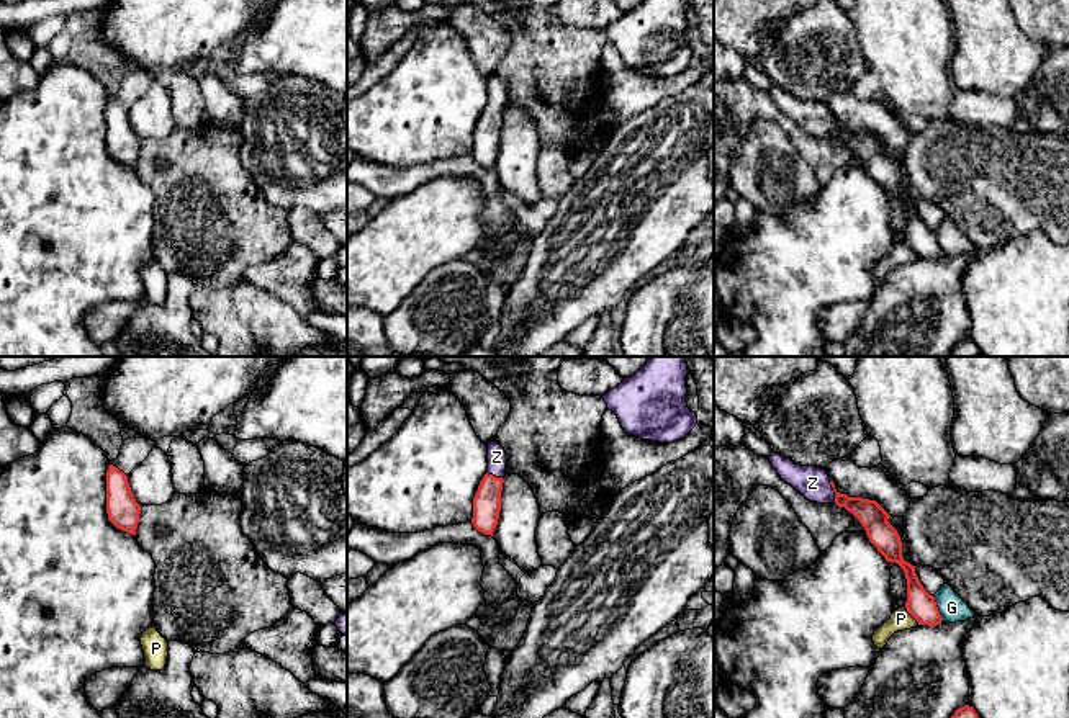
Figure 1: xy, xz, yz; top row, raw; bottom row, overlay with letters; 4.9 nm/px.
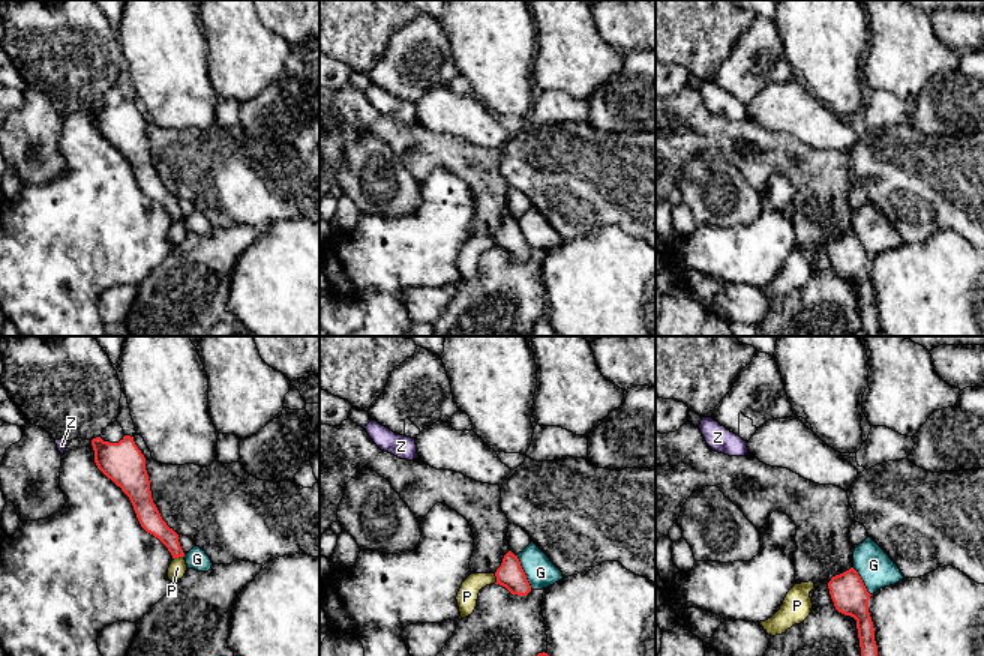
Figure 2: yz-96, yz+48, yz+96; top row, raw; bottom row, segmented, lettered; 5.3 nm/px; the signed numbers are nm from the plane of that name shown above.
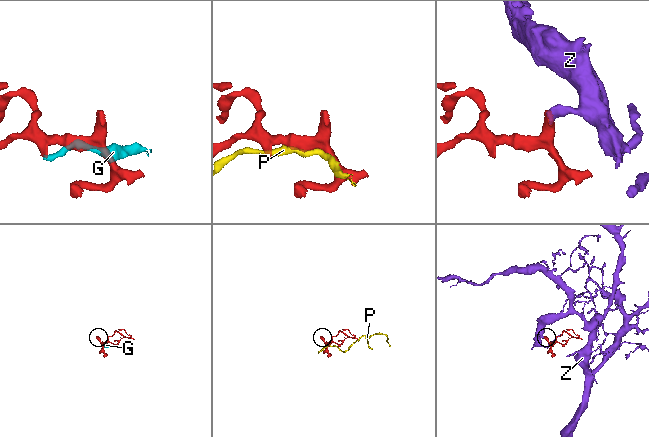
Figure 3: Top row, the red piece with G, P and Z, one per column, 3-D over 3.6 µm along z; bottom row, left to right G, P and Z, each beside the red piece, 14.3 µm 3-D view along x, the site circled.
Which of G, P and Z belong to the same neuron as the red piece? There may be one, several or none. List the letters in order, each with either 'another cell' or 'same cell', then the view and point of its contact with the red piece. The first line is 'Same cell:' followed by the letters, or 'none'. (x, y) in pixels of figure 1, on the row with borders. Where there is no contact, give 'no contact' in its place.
Same cell: Z
G: another cell; contact yz (937, 609)
P: another cell; contact yz (911, 614)
Z: same cell; contact yz (835, 493)

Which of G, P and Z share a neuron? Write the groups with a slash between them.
G / P / Z

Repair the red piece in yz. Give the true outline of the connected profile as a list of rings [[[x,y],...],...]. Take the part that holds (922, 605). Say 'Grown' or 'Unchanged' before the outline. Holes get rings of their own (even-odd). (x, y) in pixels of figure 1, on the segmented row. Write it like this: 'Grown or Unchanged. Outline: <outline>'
Grown. Outline: [[[771,453],[768,460],[781,479],[799,491],[807,500],[837,504],[851,512],[864,527],[869,541],[886,561],[897,563],[904,569],[907,579],[907,612],[918,625],[935,626],[941,623],[935,597],[920,584],[915,566],[902,558],[900,536],[887,522],[891,515],[876,500],[840,494],[825,469],[796,464],[778,453]]]

